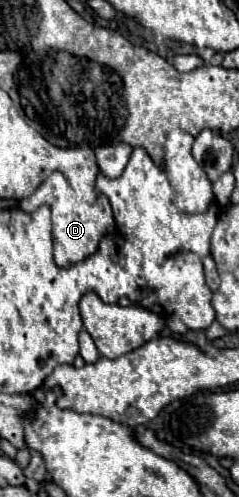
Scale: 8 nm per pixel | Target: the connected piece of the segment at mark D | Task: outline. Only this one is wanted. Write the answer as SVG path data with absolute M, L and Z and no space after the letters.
M52 173L42 181L42 185L26 199L20 201L22 211L36 211L40 205L48 205L52 209L52 237L54 237L54 261L60 267L72 267L94 255L98 251L100 241L116 231L116 221L110 209L108 199L98 199L90 207L80 207L72 187L64 181L62 173Z

